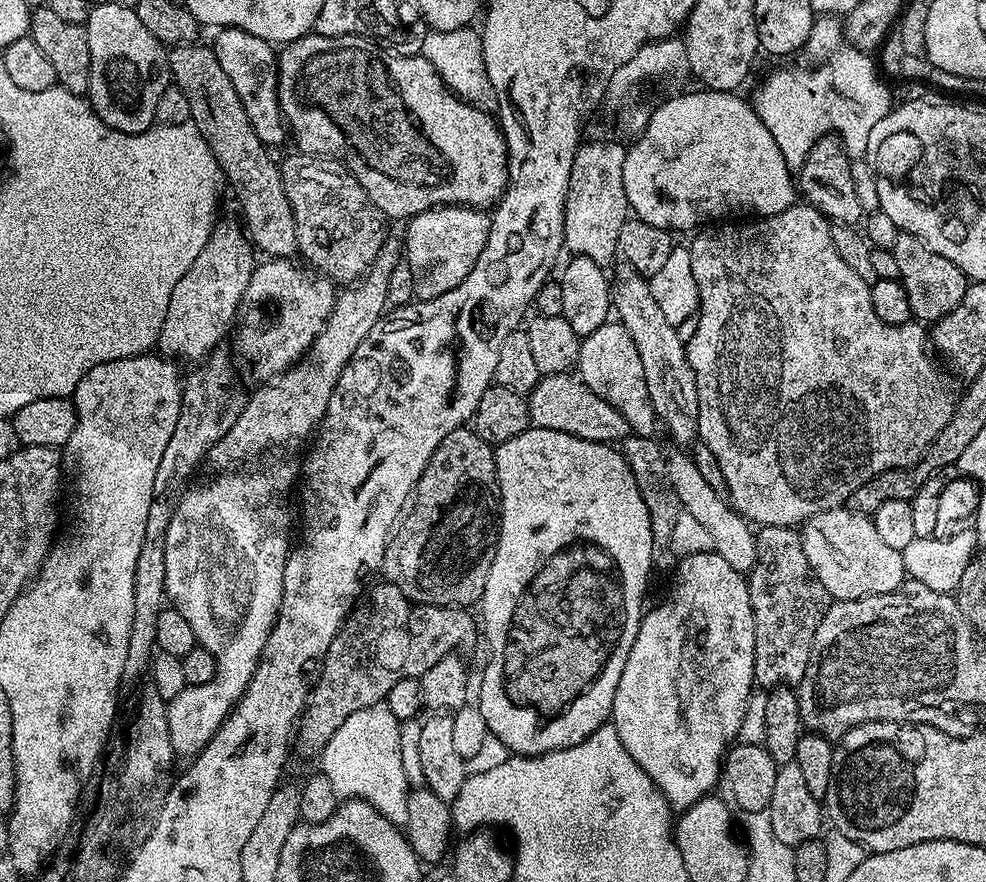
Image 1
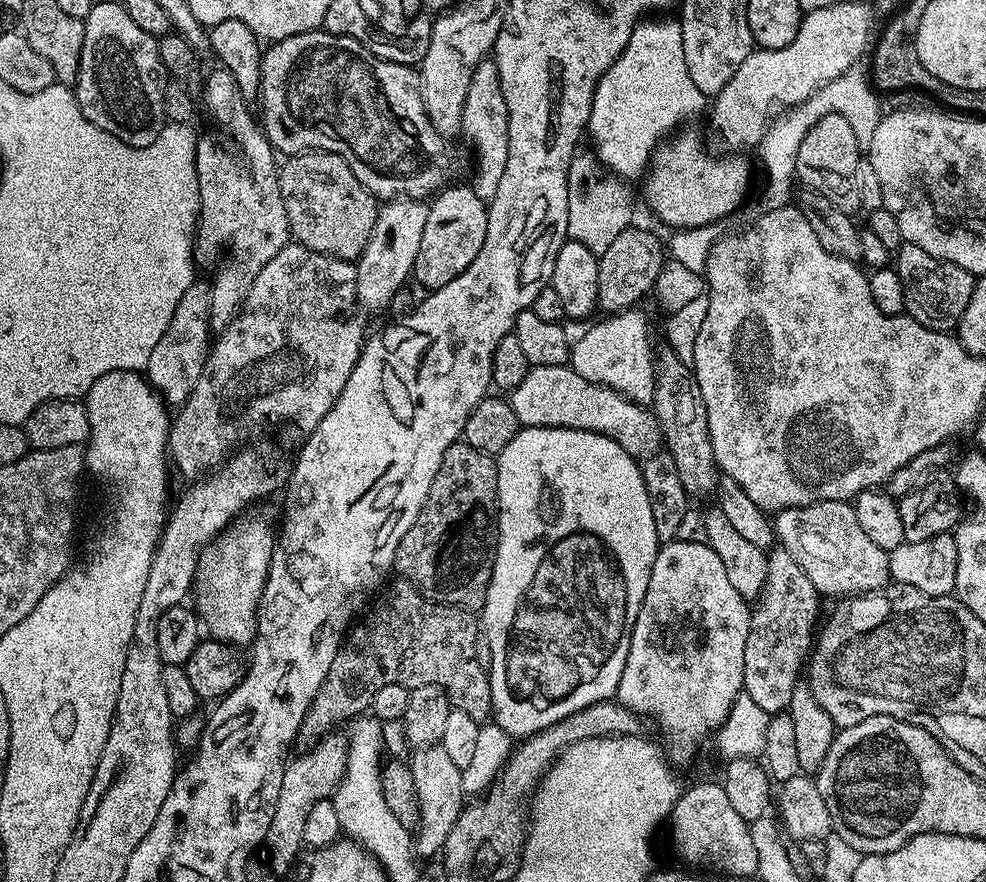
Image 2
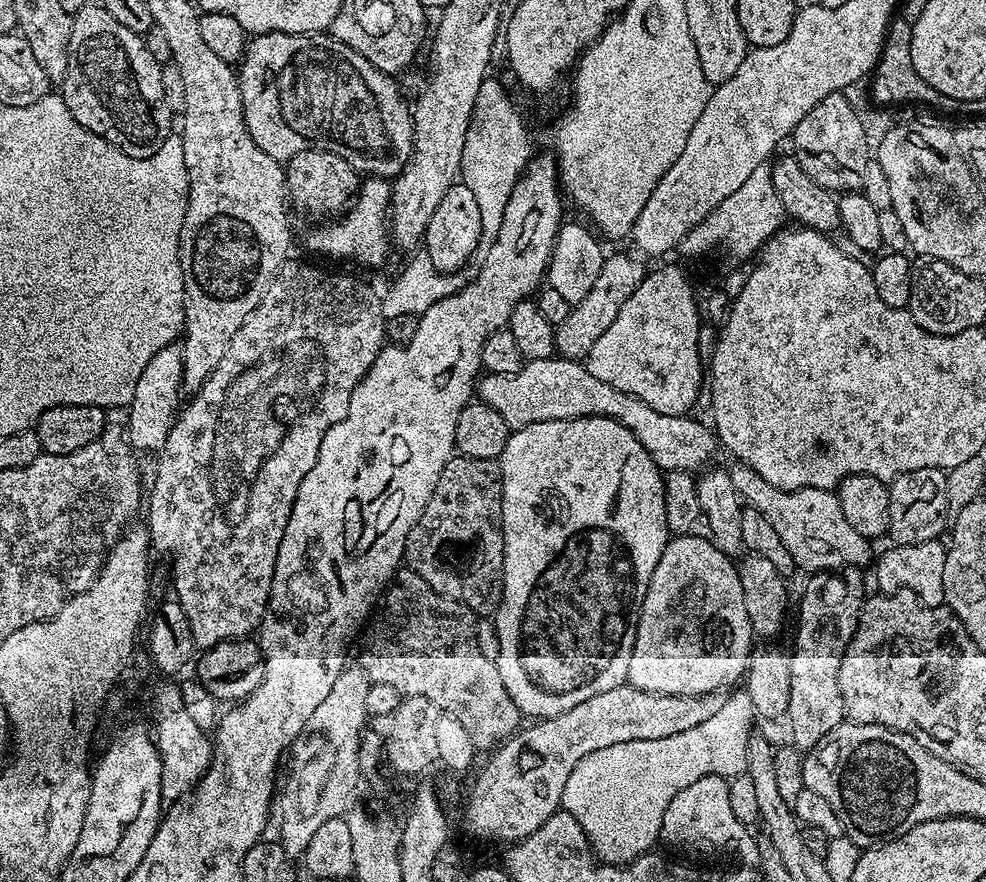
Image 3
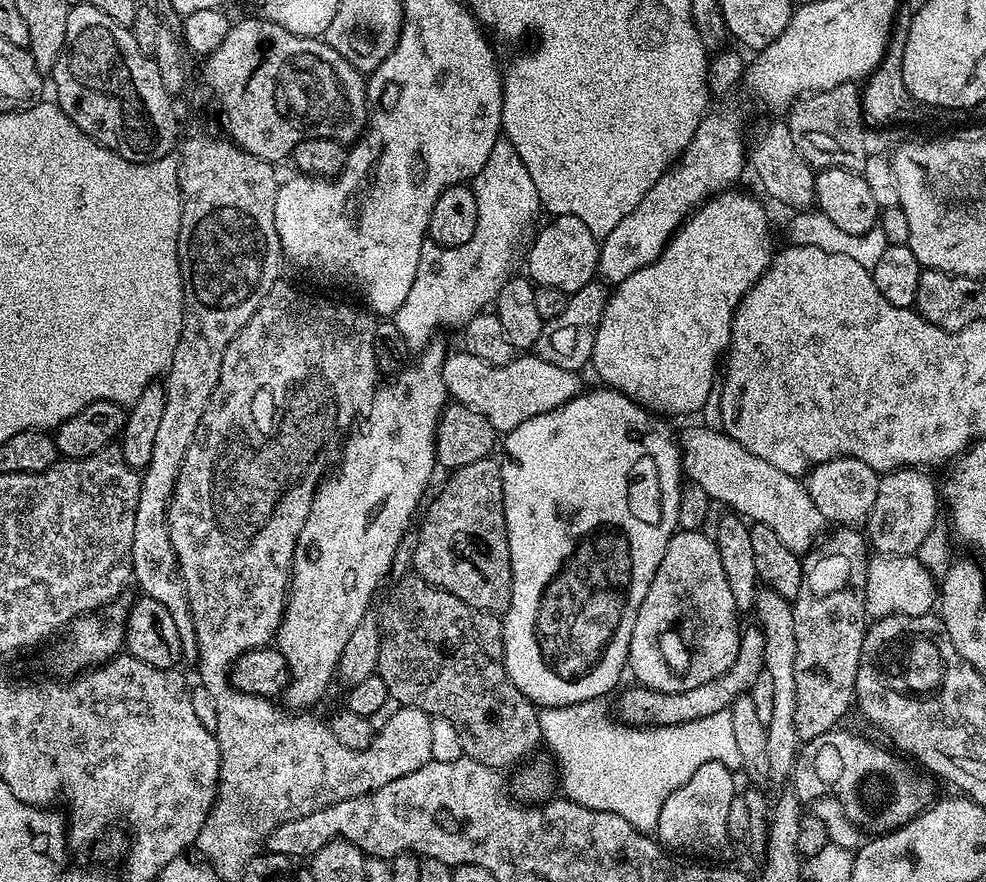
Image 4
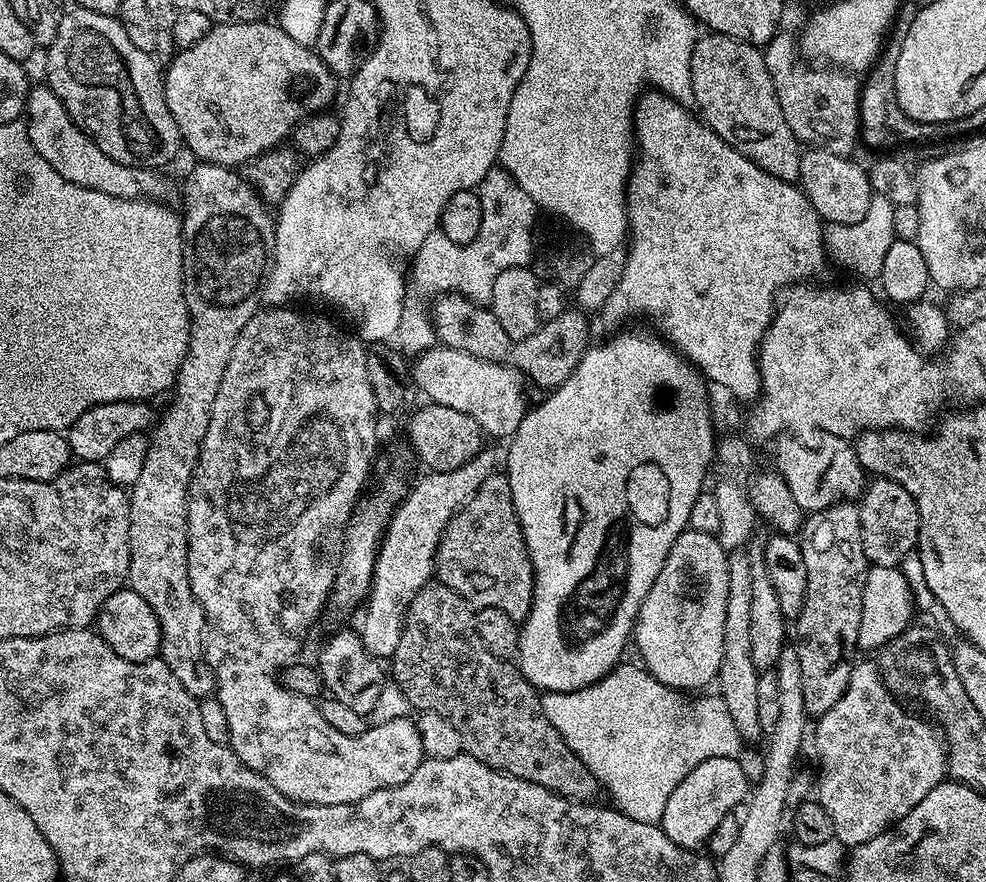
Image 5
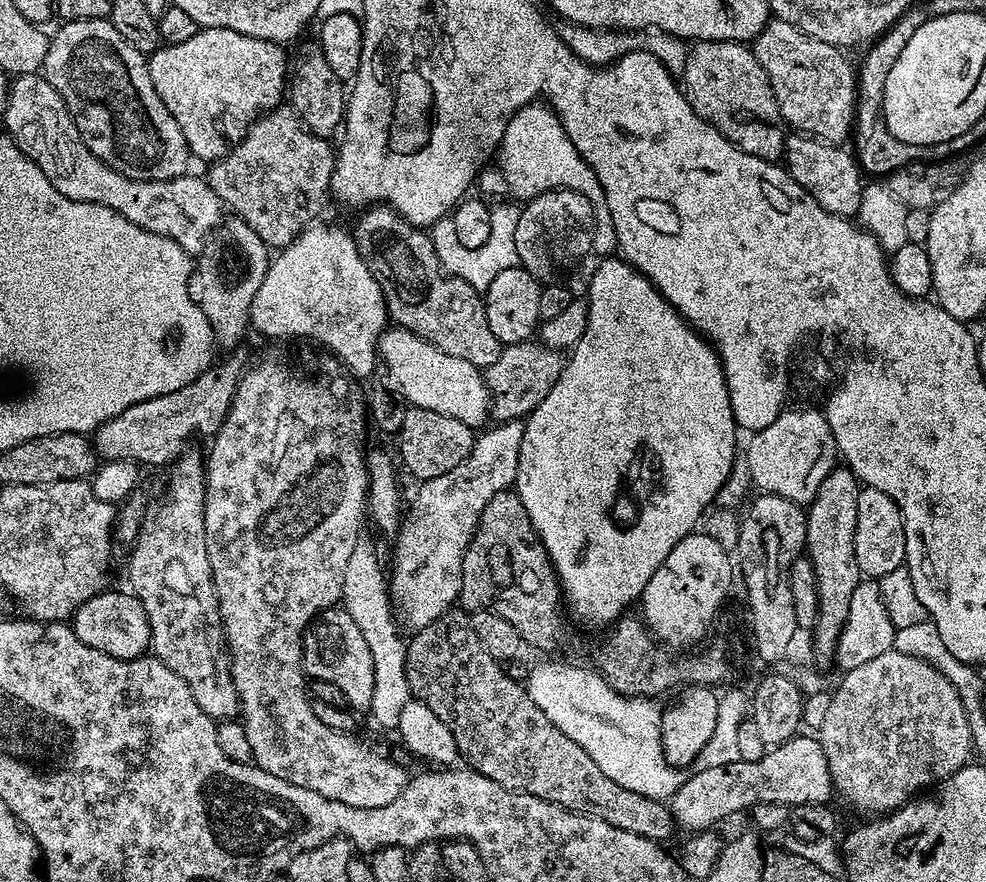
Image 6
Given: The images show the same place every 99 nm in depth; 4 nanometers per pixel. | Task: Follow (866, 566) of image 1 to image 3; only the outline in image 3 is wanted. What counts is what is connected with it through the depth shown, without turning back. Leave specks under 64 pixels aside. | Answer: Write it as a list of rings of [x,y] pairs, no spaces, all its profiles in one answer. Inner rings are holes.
[[[736,466],[730,473],[741,501],[749,508],[756,508],[758,514],[762,514],[762,518],[766,518],[766,522],[774,526],[778,538],[782,538],[782,546],[790,550],[790,558],[794,558],[797,569],[809,568],[807,571],[815,574],[821,570],[860,568],[868,559],[873,559],[872,552],[868,549],[869,537],[858,534],[858,530],[854,530],[850,522],[846,522],[839,495],[835,491],[826,488],[799,488],[787,492],[770,486],[749,468]]]

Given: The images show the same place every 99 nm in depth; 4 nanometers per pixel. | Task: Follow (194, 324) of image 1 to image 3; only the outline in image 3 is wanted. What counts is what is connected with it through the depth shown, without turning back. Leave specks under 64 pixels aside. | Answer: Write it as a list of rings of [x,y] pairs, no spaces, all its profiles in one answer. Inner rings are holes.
[[[179,343],[167,344],[154,358],[150,358],[146,370],[142,370],[142,378],[138,378],[138,386],[134,386],[134,398],[127,405],[128,432],[126,440],[137,453],[159,453],[160,447],[166,442],[170,430],[174,426],[176,417],[180,415],[182,407],[182,360],[184,349]]]

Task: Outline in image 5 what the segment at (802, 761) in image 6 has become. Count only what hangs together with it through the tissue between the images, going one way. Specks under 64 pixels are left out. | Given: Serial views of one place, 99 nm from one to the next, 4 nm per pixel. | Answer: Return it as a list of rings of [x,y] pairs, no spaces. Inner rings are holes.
[[[708,756],[706,762],[694,766],[694,770],[690,770],[690,774],[686,774],[686,778],[678,782],[674,794],[670,794],[666,802],[666,810],[659,825],[664,829],[666,838],[670,838],[670,842],[680,848],[699,849],[699,844],[700,847],[707,845],[710,834],[714,826],[718,826],[720,819],[735,813],[745,803],[749,792],[750,785],[736,758]]]

